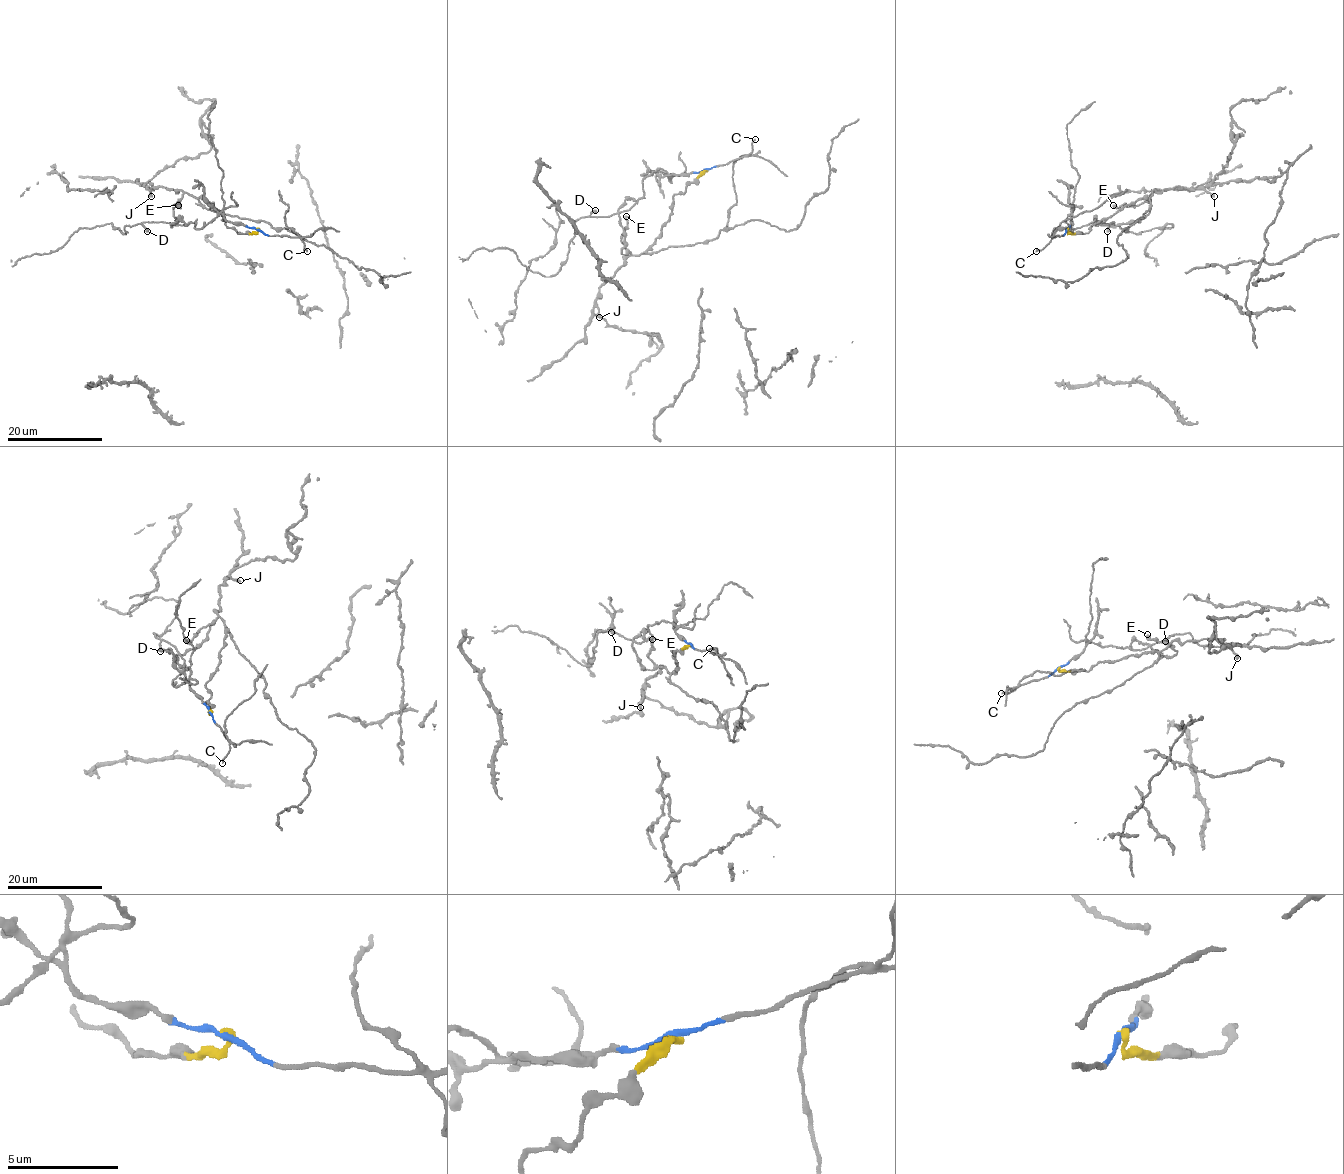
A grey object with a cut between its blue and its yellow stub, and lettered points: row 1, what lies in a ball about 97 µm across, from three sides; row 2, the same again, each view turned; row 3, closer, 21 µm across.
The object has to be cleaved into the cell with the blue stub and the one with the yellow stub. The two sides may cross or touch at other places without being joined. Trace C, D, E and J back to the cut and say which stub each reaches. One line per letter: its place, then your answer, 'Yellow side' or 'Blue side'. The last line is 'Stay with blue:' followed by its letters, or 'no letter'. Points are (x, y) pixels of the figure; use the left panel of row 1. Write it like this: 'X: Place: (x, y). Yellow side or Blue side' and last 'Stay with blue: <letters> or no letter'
C: Place: (307, 251). Blue side
D: Place: (147, 231). Blue side
E: Place: (178, 205). Yellow side
J: Place: (151, 196). Yellow side
Stay with blue: C, D

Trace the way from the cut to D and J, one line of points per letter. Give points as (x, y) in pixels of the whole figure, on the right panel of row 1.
D: (1066, 229), (1072, 214), (1066, 222), (1073, 228), (1092, 222), (1113, 222), (1106, 232)
J: (1066, 229), (1087, 233), (1093, 224), (1150, 196), (1154, 190), (1183, 187), (1203, 189), (1214, 196)

